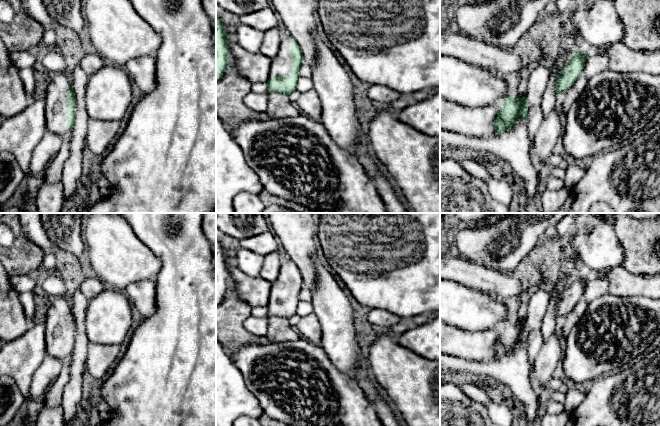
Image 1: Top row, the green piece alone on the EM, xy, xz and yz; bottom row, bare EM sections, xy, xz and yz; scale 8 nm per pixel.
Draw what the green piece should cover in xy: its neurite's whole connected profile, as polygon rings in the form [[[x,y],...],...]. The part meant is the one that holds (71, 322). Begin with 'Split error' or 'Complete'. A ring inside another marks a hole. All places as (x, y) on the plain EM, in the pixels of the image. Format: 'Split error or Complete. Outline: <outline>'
Split error. Outline: [[[62,296],[41,312],[45,321],[46,352],[63,361],[74,351],[76,320],[71,304]]]

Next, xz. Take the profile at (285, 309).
Split error. Outline: [[[288,257],[282,258],[280,274],[272,282],[267,317],[281,317],[288,320],[297,313],[300,291],[304,280],[297,265]]]

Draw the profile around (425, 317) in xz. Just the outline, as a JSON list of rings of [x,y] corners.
[[[437,311],[435,314],[433,314],[432,312],[424,312],[420,315],[413,317],[411,320],[414,326],[419,326],[430,322],[431,320],[433,320],[434,317],[440,318],[440,311]]]

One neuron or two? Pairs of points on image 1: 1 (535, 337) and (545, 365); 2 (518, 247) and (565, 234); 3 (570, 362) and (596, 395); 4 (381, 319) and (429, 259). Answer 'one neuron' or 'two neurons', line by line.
1: two neurons
2: two neurons
3: two neurons
4: two neurons

